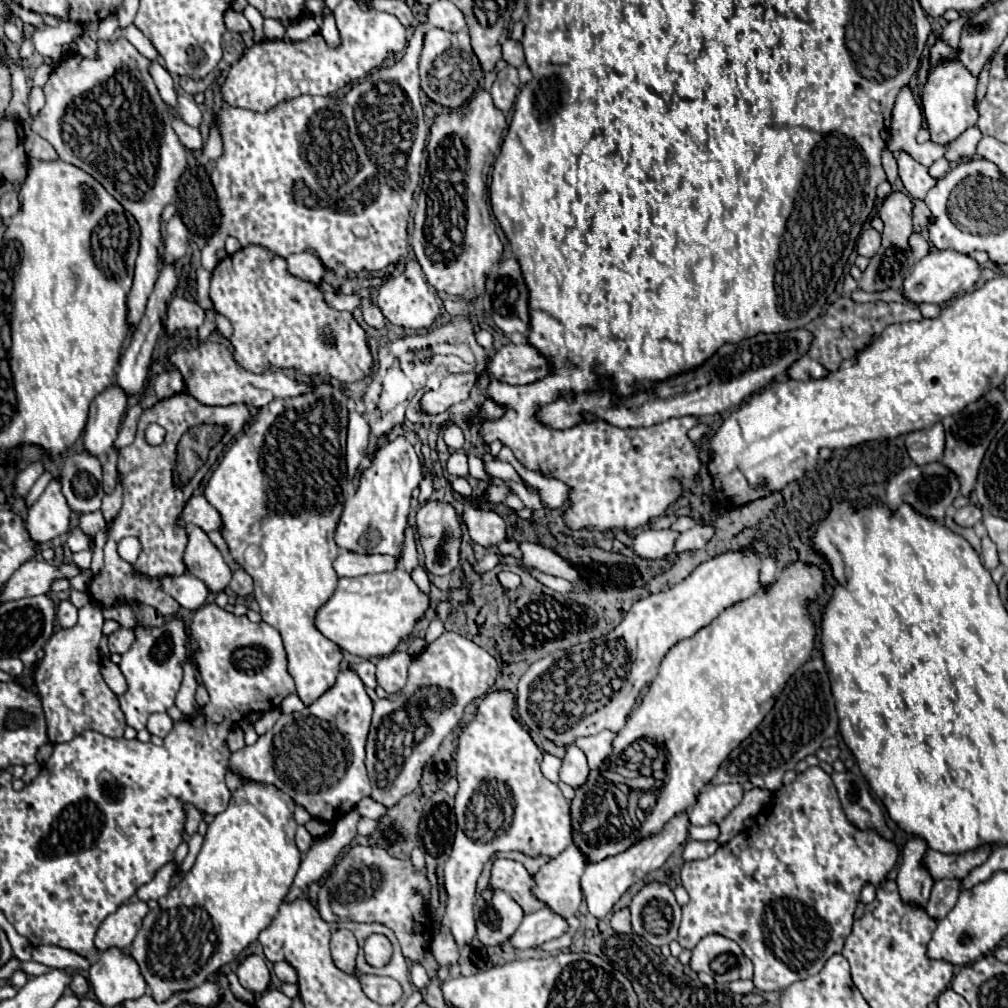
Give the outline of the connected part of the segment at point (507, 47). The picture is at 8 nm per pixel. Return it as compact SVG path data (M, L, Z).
M507 38L503 42L503 60L515 68L519 68L521 64L525 64L525 54L523 54L523 46L511 38Z

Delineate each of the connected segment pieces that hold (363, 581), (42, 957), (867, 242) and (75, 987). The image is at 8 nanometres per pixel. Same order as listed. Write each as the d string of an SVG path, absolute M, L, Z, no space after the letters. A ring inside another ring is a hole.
M405 568L383 574L365 574L357 578L339 578L337 592L317 612L317 628L323 636L339 644L345 652L361 658L389 656L405 642L413 626L427 614L431 600L423 594Z
M35 946L33 948L33 960L41 962L49 968L77 968L87 970L91 964L83 956L77 956L75 952L57 948L57 946Z
M865 224L861 230L861 236L857 240L857 252L861 256L871 258L879 250L879 246L881 246L881 234L875 228L871 228L869 224Z
M75 974L73 976L73 982L71 982L71 992L75 994L75 996L85 996L87 992L89 992L89 982L87 982L87 978L85 976L81 976L81 974Z

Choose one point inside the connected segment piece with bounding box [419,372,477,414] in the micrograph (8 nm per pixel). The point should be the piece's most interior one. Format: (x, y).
(454, 388)

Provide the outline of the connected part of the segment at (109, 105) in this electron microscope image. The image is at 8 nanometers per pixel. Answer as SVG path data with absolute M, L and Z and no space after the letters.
M97 40L97 58L87 58L81 54L65 54L57 68L51 72L45 90L45 106L31 116L31 130L43 136L59 154L61 160L69 164L77 164L85 172L89 172L103 188L127 210L135 216L141 238L139 238L139 256L135 264L133 286L127 294L127 324L137 328L147 298L153 290L153 284L159 276L161 264L161 212L163 208L175 200L177 182L187 170L187 152L171 128L171 110L161 100L157 86L149 74L151 60L147 60L129 40Z

